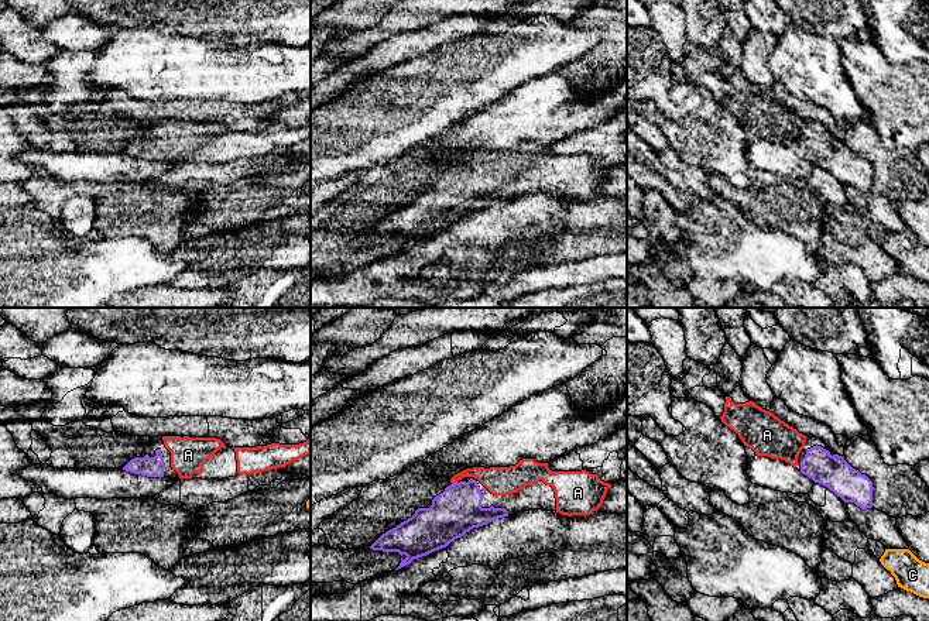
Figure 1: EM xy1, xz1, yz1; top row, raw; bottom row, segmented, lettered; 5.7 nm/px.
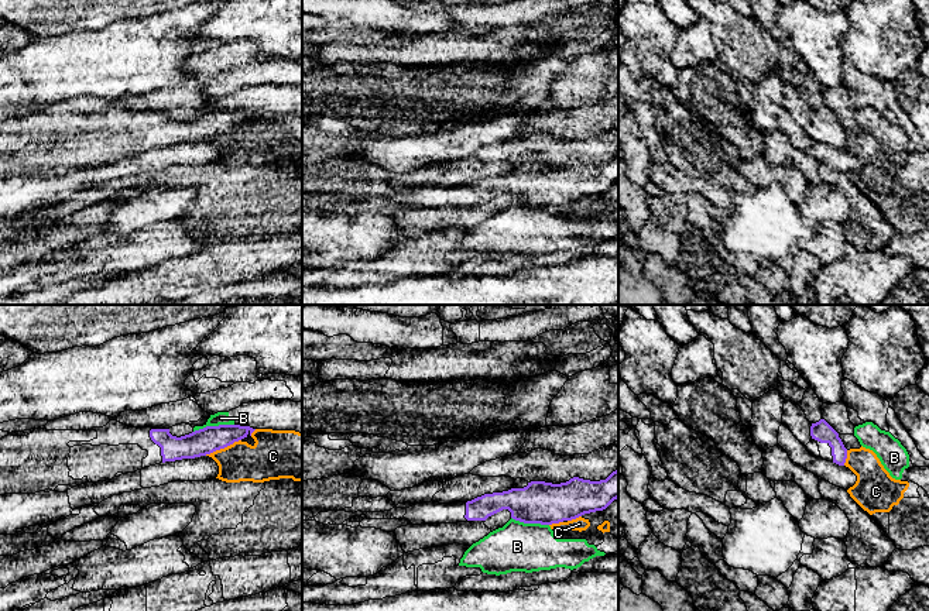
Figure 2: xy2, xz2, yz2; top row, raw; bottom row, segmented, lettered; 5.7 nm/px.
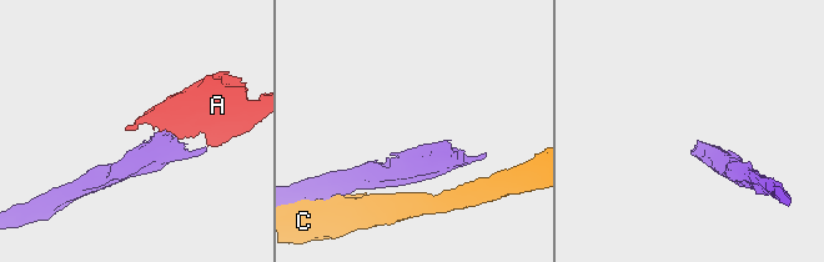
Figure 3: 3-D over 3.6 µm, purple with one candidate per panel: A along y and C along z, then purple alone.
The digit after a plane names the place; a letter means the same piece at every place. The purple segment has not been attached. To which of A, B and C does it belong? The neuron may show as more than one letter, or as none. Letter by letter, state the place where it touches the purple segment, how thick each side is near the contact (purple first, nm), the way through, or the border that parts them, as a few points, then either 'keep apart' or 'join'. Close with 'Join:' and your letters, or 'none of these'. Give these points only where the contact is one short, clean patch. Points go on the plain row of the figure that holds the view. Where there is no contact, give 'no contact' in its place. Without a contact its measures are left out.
A: xz1 (453, 167) | 260/160 nm | across xz1 (458, 194), (458, 178), (453, 167), (463, 157), (497, 164) | join
B: xy2 (213, 110) | 150/80 nm | along xy2 (233, 107), (206, 109), (194, 116) | keep apart
C: xy2 (222, 131) | 150/220 nm | keep apart
Join: A

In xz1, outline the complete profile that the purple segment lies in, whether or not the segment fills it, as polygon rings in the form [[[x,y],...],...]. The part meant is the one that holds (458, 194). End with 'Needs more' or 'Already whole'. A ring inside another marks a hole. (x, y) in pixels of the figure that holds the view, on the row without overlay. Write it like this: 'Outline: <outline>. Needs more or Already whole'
Outline: [[[522,143],[510,151],[466,152],[450,162],[452,168],[432,183],[429,192],[418,192],[411,202],[383,217],[370,233],[405,239],[398,254],[414,243],[446,231],[473,212],[508,200],[505,192],[481,191],[479,165],[494,179],[508,179],[539,164],[553,172],[556,196],[568,200],[597,195],[611,171],[586,154],[552,155],[548,147],[534,143]]]. Needs more

